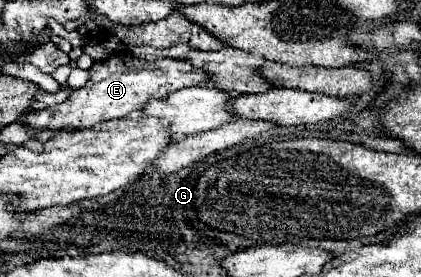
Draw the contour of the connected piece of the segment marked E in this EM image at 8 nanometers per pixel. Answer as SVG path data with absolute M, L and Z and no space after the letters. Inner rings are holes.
M130 53L112 55L106 61L96 61L90 67L90 79L84 87L70 93L70 97L56 105L56 107L44 107L26 113L20 121L30 127L32 131L58 131L64 127L74 129L86 129L90 125L126 117L132 111L142 109L150 99L166 97L172 91L200 85L208 79L208 75L202 69L194 69L188 61L180 59L156 59L156 61L142 61L138 57L132 57Z

